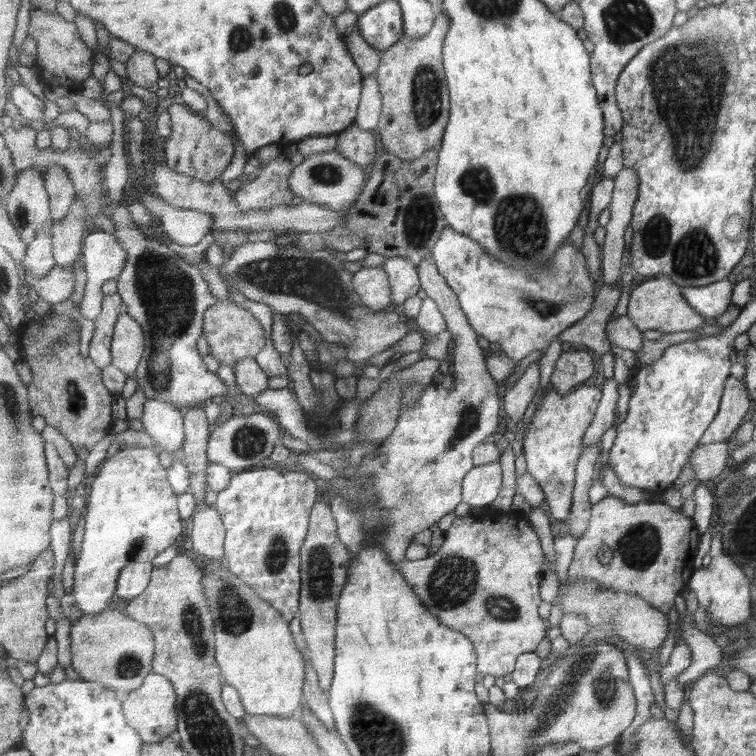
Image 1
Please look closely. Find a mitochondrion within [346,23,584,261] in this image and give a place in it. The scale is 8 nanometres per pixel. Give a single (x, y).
(427, 96)

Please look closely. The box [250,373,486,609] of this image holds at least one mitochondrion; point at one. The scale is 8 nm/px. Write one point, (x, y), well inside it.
(319, 580)

